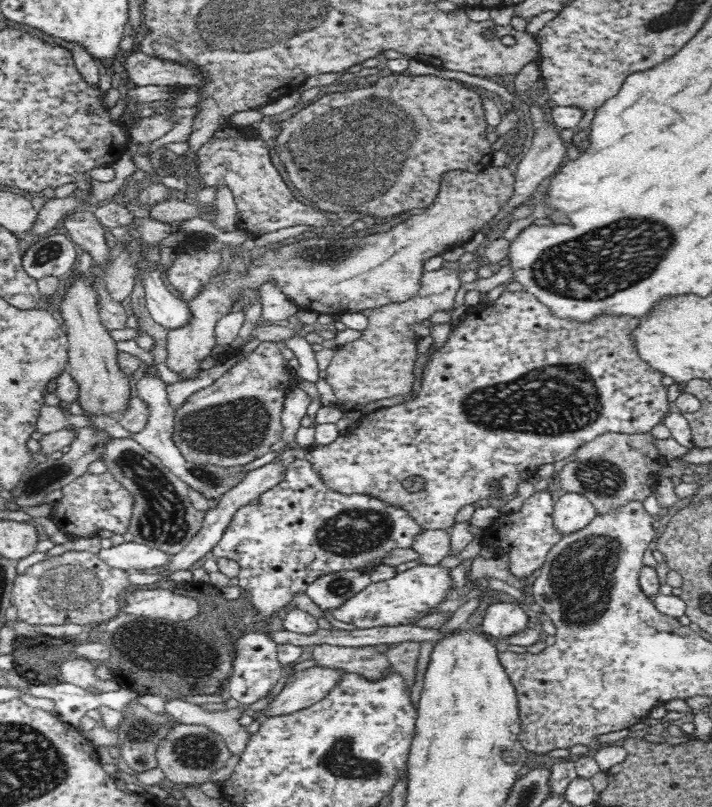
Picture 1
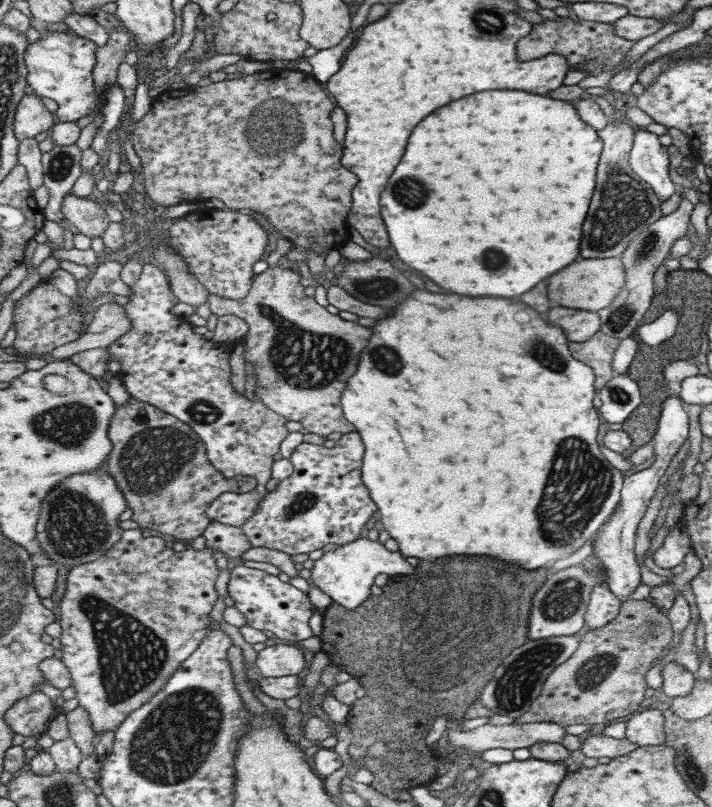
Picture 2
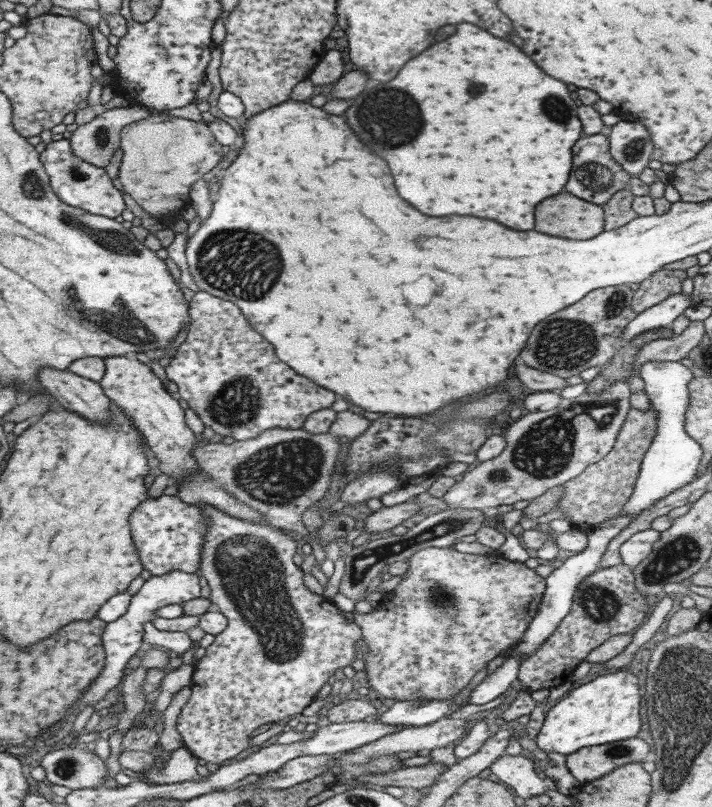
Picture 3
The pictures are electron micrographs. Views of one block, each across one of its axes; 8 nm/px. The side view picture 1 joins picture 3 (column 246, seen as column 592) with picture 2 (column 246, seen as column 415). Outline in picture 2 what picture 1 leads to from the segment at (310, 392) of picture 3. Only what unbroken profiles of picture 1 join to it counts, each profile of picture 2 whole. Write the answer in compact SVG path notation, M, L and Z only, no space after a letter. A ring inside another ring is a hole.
M155 263L144 264L140 279L129 287L132 289L132 294L128 294L129 301L124 309L126 309L126 315L130 317L132 326L108 346L108 351L110 351L108 362L112 360L121 362L120 371L124 376L120 378L130 396L150 406L155 406L161 412L166 412L186 423L204 443L210 464L213 464L218 472L222 472L225 478L234 478L234 476L256 478L257 484L252 491L224 492L218 495L218 498L213 500L207 508L207 516L211 521L241 527L250 517L254 517L254 511L258 510L258 503L268 493L266 484L270 482L274 456L278 454L280 446L286 443L289 434L285 426L288 420L269 410L260 398L251 402L246 396L236 392L230 381L230 354L225 352L222 343L205 339L202 334L195 332L187 316L178 316L171 312L179 300L171 291L169 280L162 268Z

